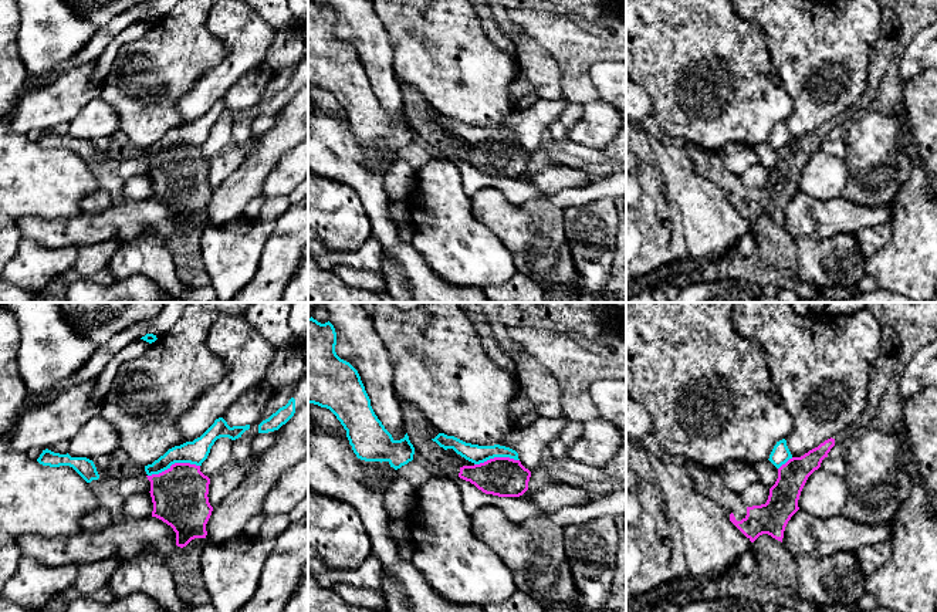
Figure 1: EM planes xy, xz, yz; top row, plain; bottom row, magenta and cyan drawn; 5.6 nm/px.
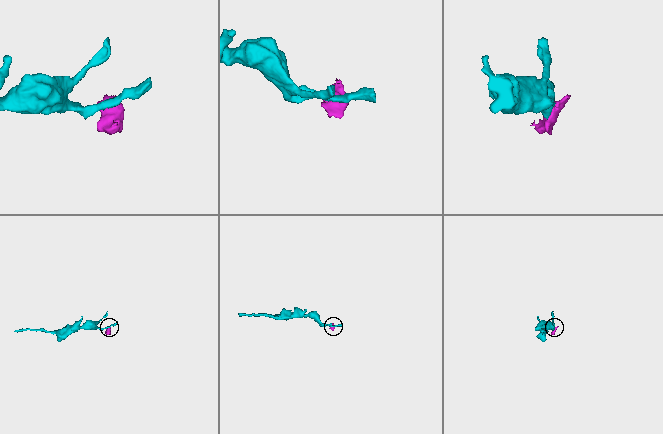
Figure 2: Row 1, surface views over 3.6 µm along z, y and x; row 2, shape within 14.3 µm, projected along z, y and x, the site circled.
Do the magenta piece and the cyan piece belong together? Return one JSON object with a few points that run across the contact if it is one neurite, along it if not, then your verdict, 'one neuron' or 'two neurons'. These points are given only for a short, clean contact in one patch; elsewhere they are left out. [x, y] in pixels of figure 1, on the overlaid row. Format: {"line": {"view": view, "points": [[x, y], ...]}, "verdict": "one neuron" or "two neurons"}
{"line": {"view": "xy", "points": [[199, 465], [172, 463], [166, 469], [148, 476]]}, "verdict": "two neurons"}

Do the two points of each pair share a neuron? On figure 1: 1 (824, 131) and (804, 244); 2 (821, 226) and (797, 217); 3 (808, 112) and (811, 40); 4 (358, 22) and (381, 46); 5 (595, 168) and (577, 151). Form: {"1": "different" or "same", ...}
{"1": "different", "2": "same", "3": "same", "4": "same", "5": "same"}

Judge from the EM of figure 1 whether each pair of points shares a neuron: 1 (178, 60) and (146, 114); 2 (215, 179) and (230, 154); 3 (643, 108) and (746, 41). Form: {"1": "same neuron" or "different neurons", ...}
{"1": "same neuron", "2": "same neuron", "3": "different neurons"}

